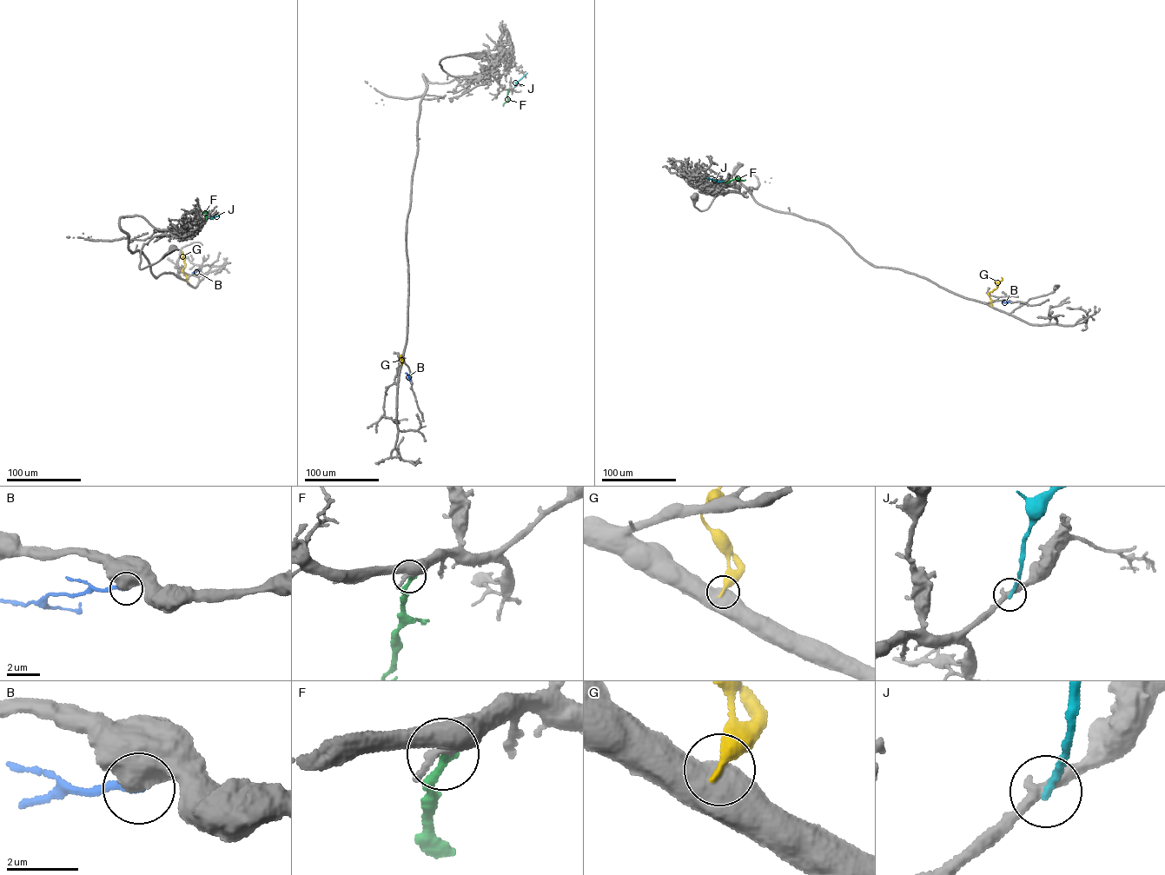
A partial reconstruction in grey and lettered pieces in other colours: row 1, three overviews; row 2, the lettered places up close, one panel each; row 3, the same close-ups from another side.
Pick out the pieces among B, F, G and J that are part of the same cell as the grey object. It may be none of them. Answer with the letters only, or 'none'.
F

